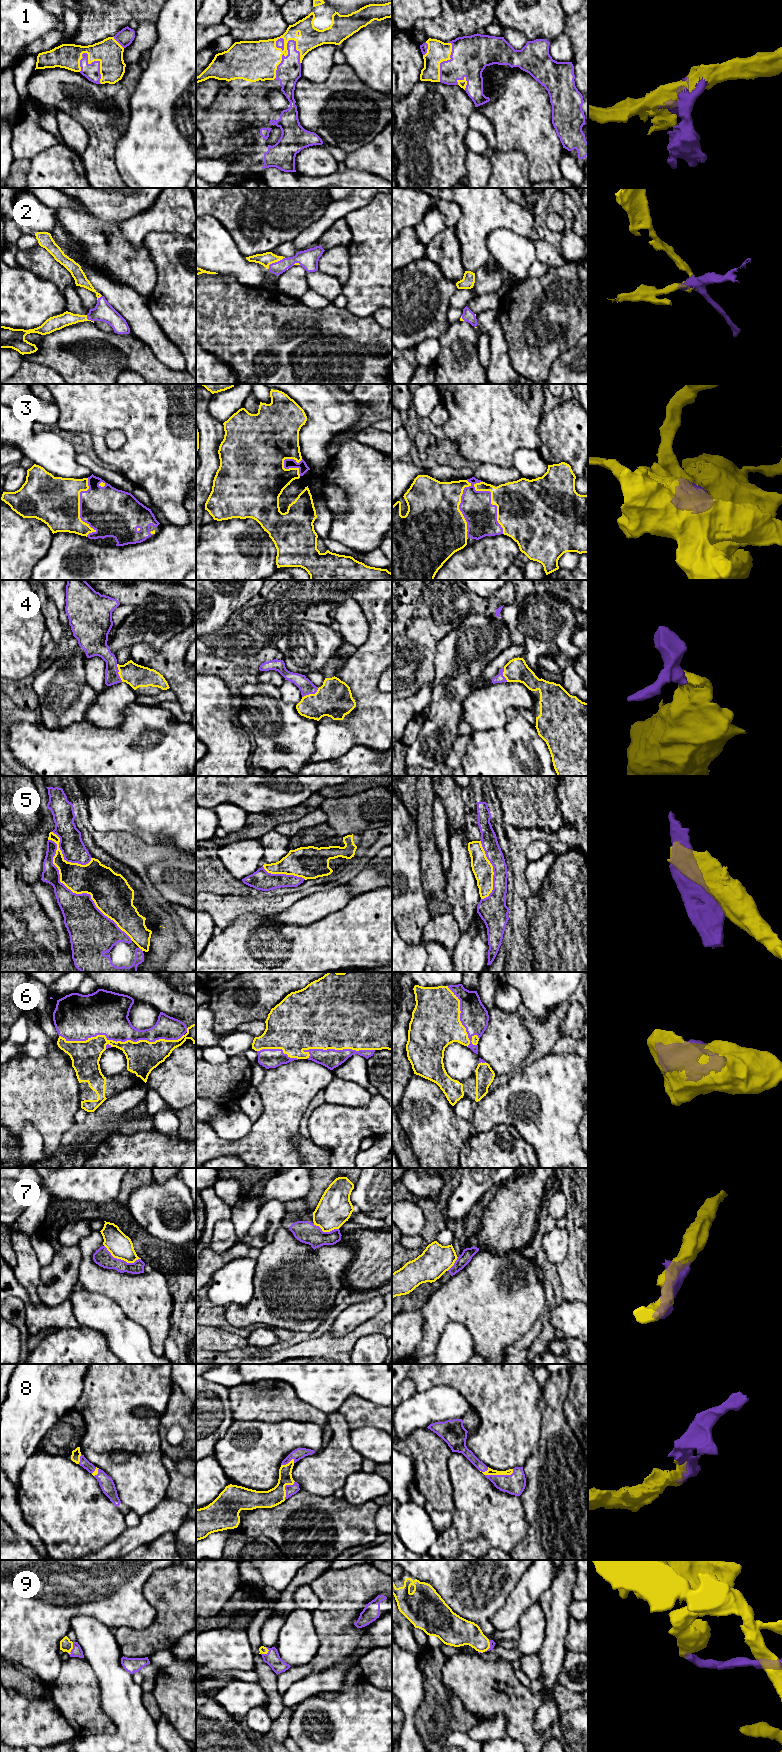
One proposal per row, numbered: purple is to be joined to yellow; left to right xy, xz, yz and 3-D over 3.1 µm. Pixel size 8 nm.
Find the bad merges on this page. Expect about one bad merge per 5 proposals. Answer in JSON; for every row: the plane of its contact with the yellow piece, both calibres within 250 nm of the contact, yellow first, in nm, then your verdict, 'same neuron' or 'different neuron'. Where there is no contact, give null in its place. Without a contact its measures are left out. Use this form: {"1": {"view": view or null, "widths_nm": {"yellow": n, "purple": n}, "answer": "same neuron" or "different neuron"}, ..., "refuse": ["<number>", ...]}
{"1": {"view": "xz", "widths_nm": {"yellow": 320, "purple": 190}, "answer": "same neuron"}, "2": {"view": "xz", "widths_nm": {"yellow": 110, "purple": 140}, "answer": "same neuron"}, "3": {"view": "yz", "widths_nm": {"yellow": 420, "purple": 260}, "answer": "same neuron"}, "4": {"view": "xz", "widths_nm": {"yellow": 300, "purple": 120}, "answer": "same neuron"}, "5": {"view": "xy", "widths_nm": {"yellow": 280, "purple": 300}, "answer": "different neuron"}, "6": {"view": "xy", "widths_nm": {"yellow": 260, "purple": 340}, "answer": "same neuron"}, "7": {"view": "xy", "widths_nm": {"yellow": 200, "purple": 140}, "answer": "different neuron"}, "8": {"view": "yz", "widths_nm": {"yellow": 50, "purple": 170}, "answer": "same neuron"}, "9": {"view": "xy", "widths_nm": {"yellow": 100, "purple": 80}, "answer": "same neuron"}, "refuse": ["5", "7"]}

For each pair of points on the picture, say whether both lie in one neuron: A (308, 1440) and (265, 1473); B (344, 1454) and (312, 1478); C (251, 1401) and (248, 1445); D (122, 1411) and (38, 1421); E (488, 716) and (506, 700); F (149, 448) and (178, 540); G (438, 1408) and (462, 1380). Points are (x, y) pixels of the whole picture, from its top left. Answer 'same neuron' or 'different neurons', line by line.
A: same neuron
B: same neuron
C: different neurons
D: different neurons
E: same neuron
F: different neurons
G: different neurons

